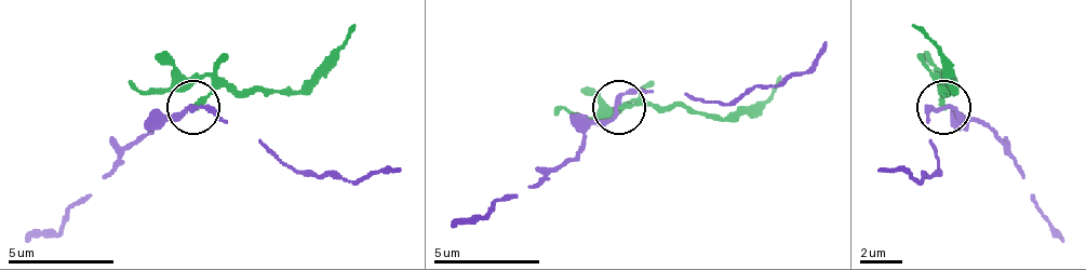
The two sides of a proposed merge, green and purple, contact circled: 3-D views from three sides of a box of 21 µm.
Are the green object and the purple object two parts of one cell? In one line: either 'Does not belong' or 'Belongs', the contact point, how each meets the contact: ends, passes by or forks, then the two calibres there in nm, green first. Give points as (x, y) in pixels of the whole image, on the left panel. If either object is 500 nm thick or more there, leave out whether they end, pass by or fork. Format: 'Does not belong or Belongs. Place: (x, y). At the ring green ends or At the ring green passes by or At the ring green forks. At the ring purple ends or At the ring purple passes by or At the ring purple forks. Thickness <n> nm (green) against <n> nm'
Does not belong. Place: (192, 107). At the ring green ends. At the ring purple passes by. Thickness 240 nm (green) against 180 nm

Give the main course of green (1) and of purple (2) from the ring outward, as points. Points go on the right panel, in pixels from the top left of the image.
1: (944, 108), (939, 88), (955, 92), (950, 61), (913, 24)
2: (944, 108), (928, 108), (939, 172), (924, 177), (924, 183), (908, 172), (875, 172)

